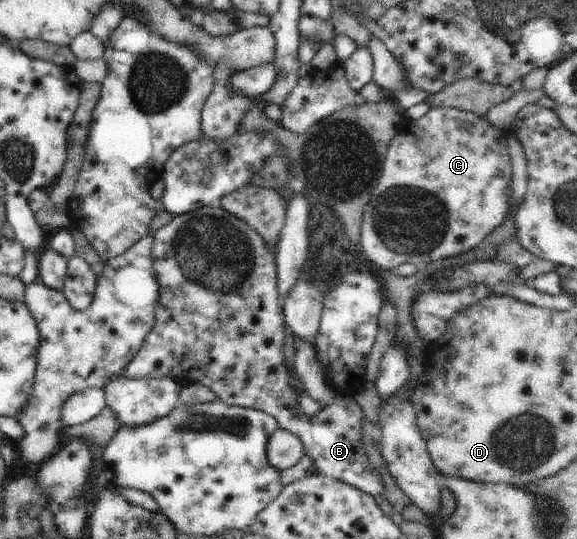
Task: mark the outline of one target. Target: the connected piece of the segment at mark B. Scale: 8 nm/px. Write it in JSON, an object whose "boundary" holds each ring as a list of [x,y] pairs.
{"boundary":[[[214,204],[197,209],[196,211],[176,216],[170,223],[157,230],[153,235],[153,249],[151,251],[151,258],[153,259],[153,270],[156,273],[157,282],[160,289],[158,293],[157,307],[155,309],[155,327],[147,337],[135,358],[127,365],[125,372],[121,375],[125,379],[161,379],[163,377],[171,377],[175,381],[179,381],[183,386],[197,383],[205,385],[211,389],[218,401],[225,403],[227,406],[239,406],[243,408],[252,408],[263,411],[278,422],[278,427],[293,435],[297,435],[304,445],[305,453],[309,453],[309,457],[313,459],[313,463],[317,467],[320,474],[333,477],[337,481],[343,481],[348,485],[357,487],[365,491],[373,498],[377,495],[382,495],[385,491],[383,487],[383,479],[380,473],[375,473],[375,467],[369,463],[369,457],[365,453],[365,447],[361,443],[361,427],[366,416],[361,407],[352,398],[352,396],[343,395],[337,390],[337,394],[331,405],[327,405],[315,413],[313,417],[303,417],[301,409],[299,409],[299,401],[301,401],[301,393],[303,389],[301,381],[297,375],[293,375],[289,371],[289,365],[285,361],[285,335],[287,335],[284,311],[282,308],[283,302],[279,296],[278,282],[277,282],[277,265],[275,264],[277,253],[269,251],[269,243],[265,243],[265,239],[247,223],[239,217],[232,215],[229,211],[222,209],[220,206]]]}

